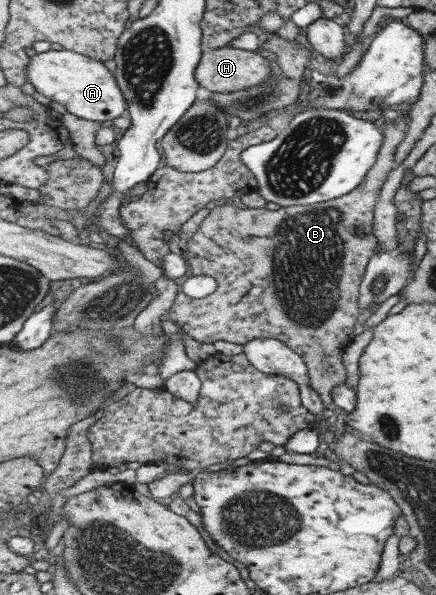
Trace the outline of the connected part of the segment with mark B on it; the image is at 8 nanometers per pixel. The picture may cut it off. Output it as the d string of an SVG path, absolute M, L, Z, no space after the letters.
M403 115L397 118L395 121L387 121L387 125L384 128L384 134L386 137L386 144L384 148L379 152L380 160L378 164L369 172L368 178L361 183L359 188L355 191L349 193L348 195L328 200L325 203L317 203L311 205L297 205L288 206L277 209L269 210L269 208L237 208L230 204L230 202L216 203L211 207L211 212L204 218L204 220L199 225L197 233L188 242L188 251L186 253L191 272L197 275L209 275L217 279L218 289L206 296L205 298L193 298L188 296L182 290L179 290L177 298L171 310L168 312L168 317L175 323L181 330L183 330L188 336L199 342L209 342L213 344L214 342L225 340L227 342L232 342L235 344L247 344L251 340L257 338L269 338L271 336L284 341L288 344L295 352L300 353L301 356L305 356L305 362L311 369L309 372L309 378L311 378L311 386L319 392L319 396L327 407L334 408L334 402L332 397L332 390L335 387L341 387L345 385L347 380L347 368L345 368L345 362L343 362L343 354L345 354L345 348L347 344L351 344L353 340L353 335L351 334L352 329L355 328L357 324L357 318L361 313L361 308L359 308L359 297L360 286L365 278L366 271L368 270L368 264L372 260L372 256L377 254L375 248L379 244L379 240L375 238L373 234L373 224L375 224L375 204L377 204L377 199L379 194L381 194L381 186L385 184L389 172L393 170L395 166L395 153L399 150L399 146L403 145L403 141L407 136L408 128L407 124L404 124L405 118Z

